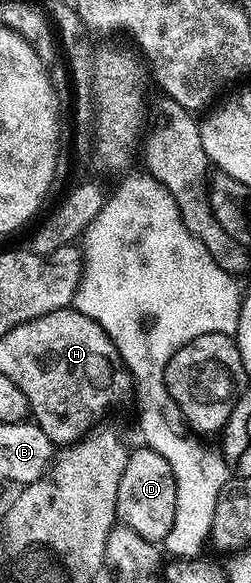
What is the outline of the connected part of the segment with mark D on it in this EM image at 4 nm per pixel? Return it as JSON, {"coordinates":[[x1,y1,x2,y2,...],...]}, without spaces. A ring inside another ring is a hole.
{"coordinates":[[147,446,138,447,138,451,130,450,127,465,119,477,117,517,124,526,139,533,139,537,160,544,167,537,167,533,171,533,171,525,175,525,175,473,162,455,155,453]]}

